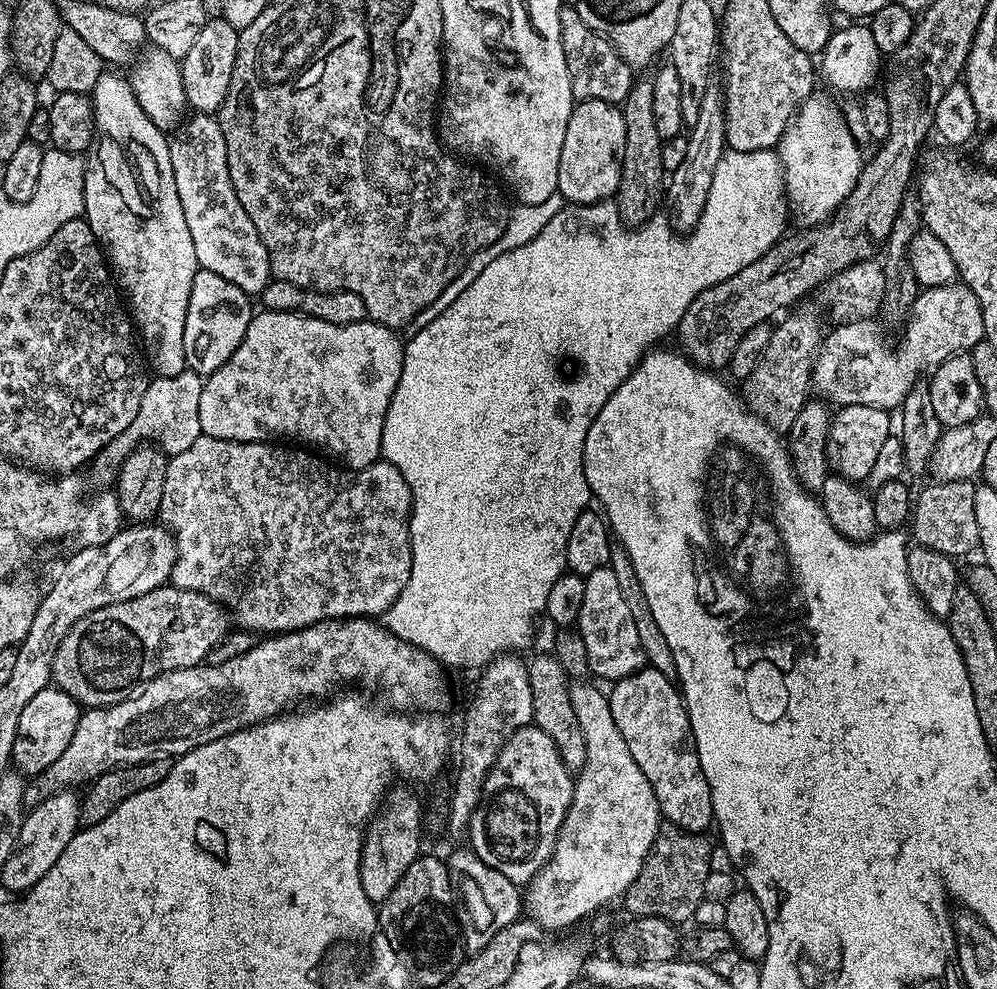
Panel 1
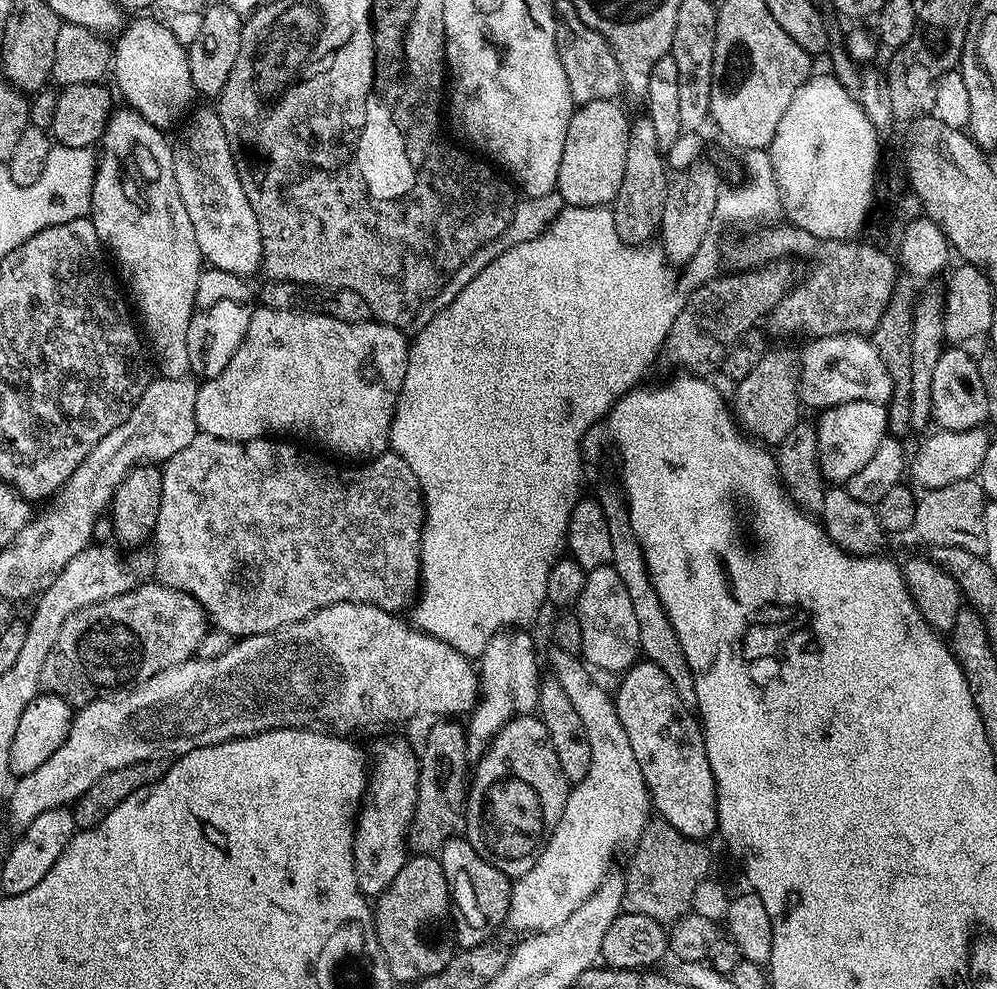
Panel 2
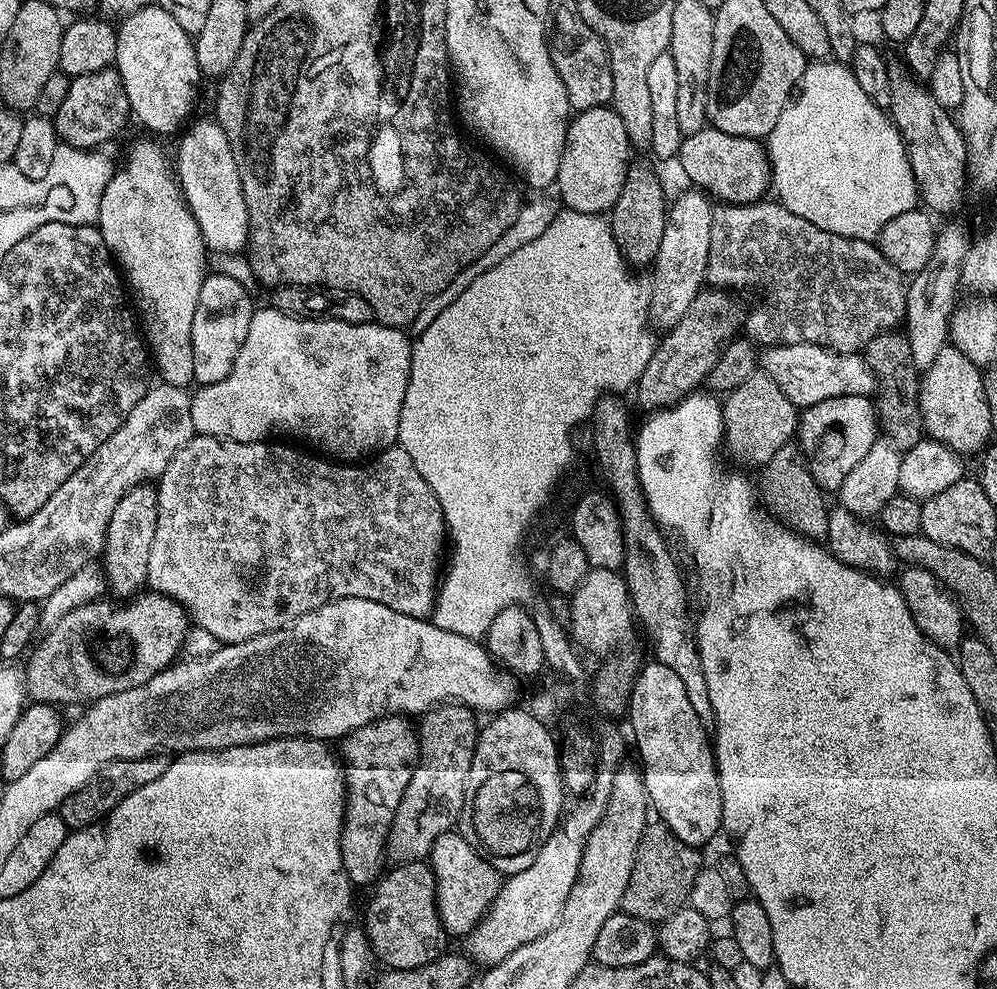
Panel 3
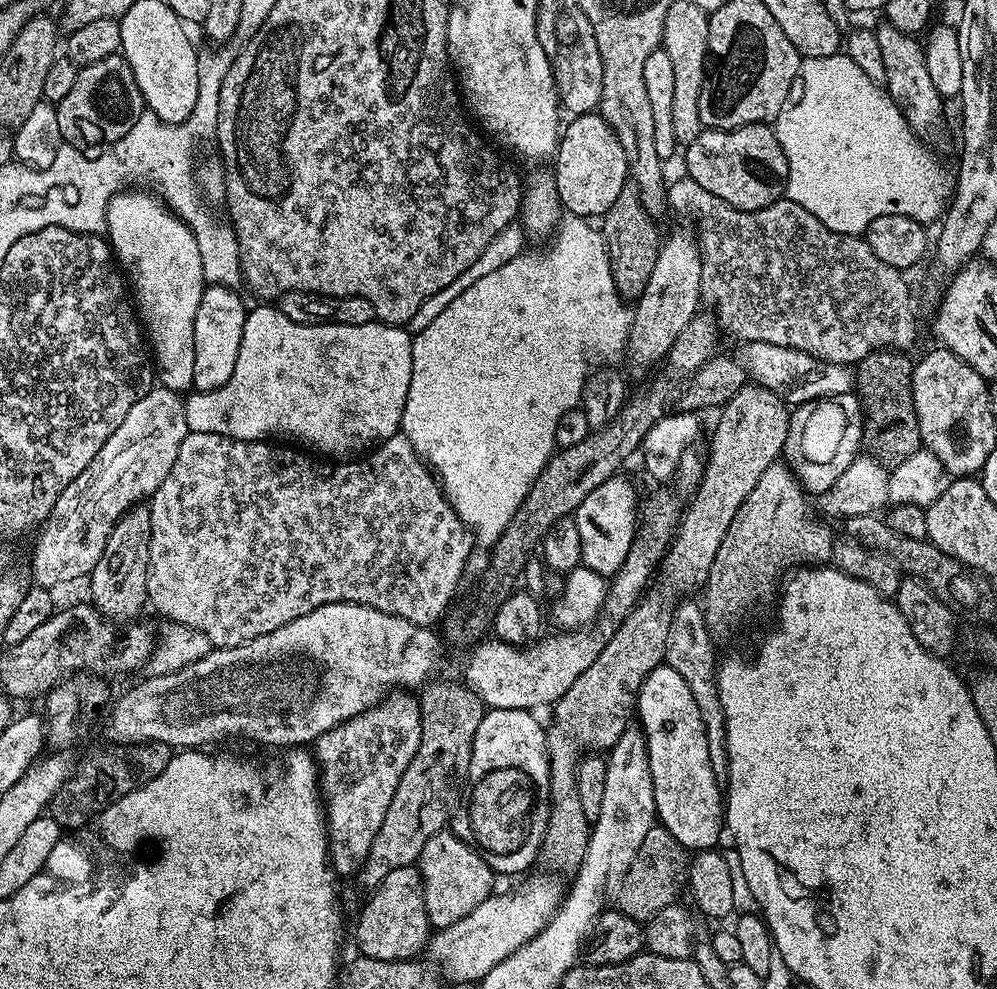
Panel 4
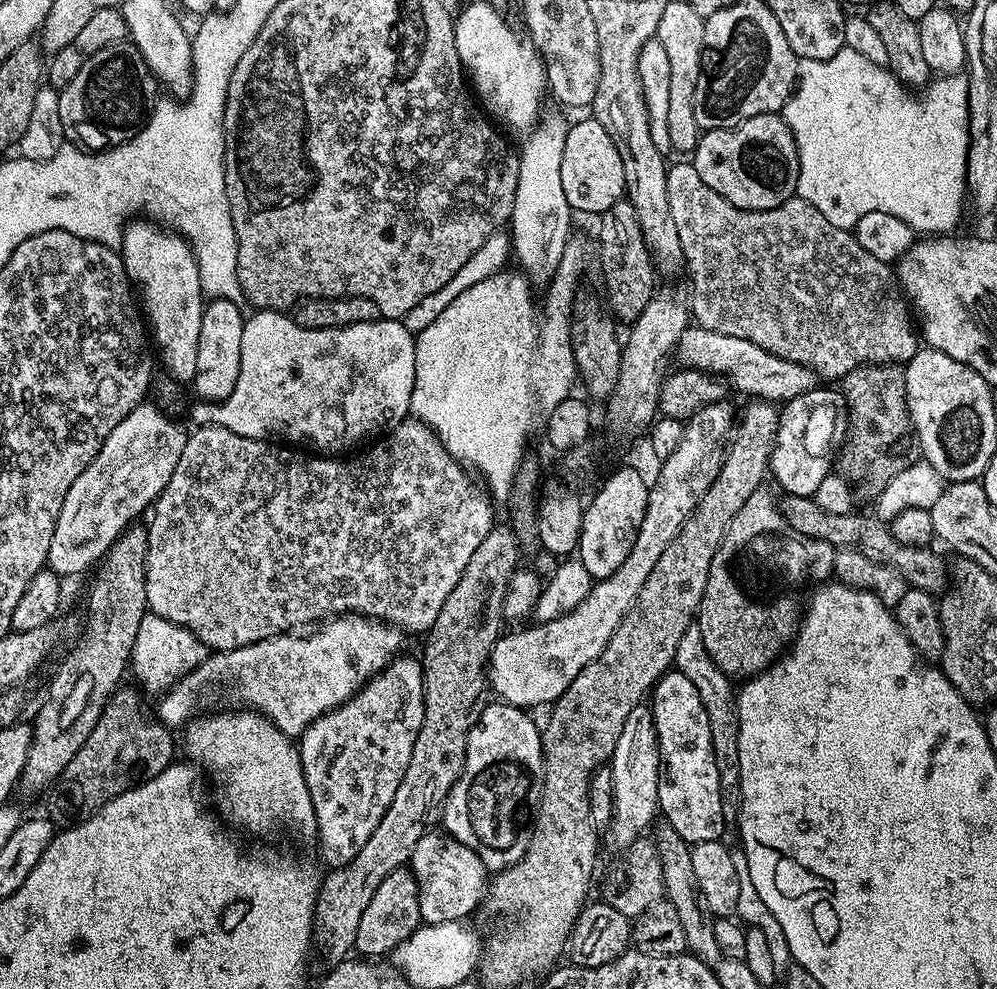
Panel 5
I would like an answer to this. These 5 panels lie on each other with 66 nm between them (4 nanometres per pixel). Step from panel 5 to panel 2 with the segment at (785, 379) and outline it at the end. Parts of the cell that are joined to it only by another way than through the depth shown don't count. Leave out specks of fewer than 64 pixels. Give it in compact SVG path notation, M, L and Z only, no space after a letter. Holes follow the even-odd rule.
M843 332L833 336L817 336L807 343L798 352L798 391L805 409L823 410L860 399L887 405L892 397L892 379L867 335ZM844 360L848 363L845 368ZM844 372L848 375L848 384L844 381Z

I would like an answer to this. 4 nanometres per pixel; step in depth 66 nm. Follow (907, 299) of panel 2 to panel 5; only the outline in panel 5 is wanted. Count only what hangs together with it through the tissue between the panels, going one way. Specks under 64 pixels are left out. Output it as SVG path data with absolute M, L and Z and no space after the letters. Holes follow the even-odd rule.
M863 364L843 376L842 391L848 433L844 445L838 448L838 472L852 485L857 497L876 498L906 464L904 455L913 435L904 369L898 364Z

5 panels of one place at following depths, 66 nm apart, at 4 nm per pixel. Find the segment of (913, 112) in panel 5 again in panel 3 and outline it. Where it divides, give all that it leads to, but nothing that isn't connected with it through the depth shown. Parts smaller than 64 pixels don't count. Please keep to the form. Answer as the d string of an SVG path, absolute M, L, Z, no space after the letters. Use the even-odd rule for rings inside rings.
M824 58L819 62L812 62L805 67L804 76L798 85L798 91L794 99L787 104L774 126L774 130L766 138L768 160L772 164L772 188L775 199L790 214L798 214L798 218L806 218L806 222L814 222L822 230L830 234L842 234L846 238L855 240L875 241L880 235L882 226L890 222L890 218L898 218L898 214L906 214L912 208L917 207L918 193L916 191L916 179L912 173L912 167L908 161L908 151L904 149L904 139L900 137L900 131L892 123L891 115L885 109L880 108L870 98L866 98L862 86L858 86L858 78L854 78L851 67L847 63L837 63L832 58Z

